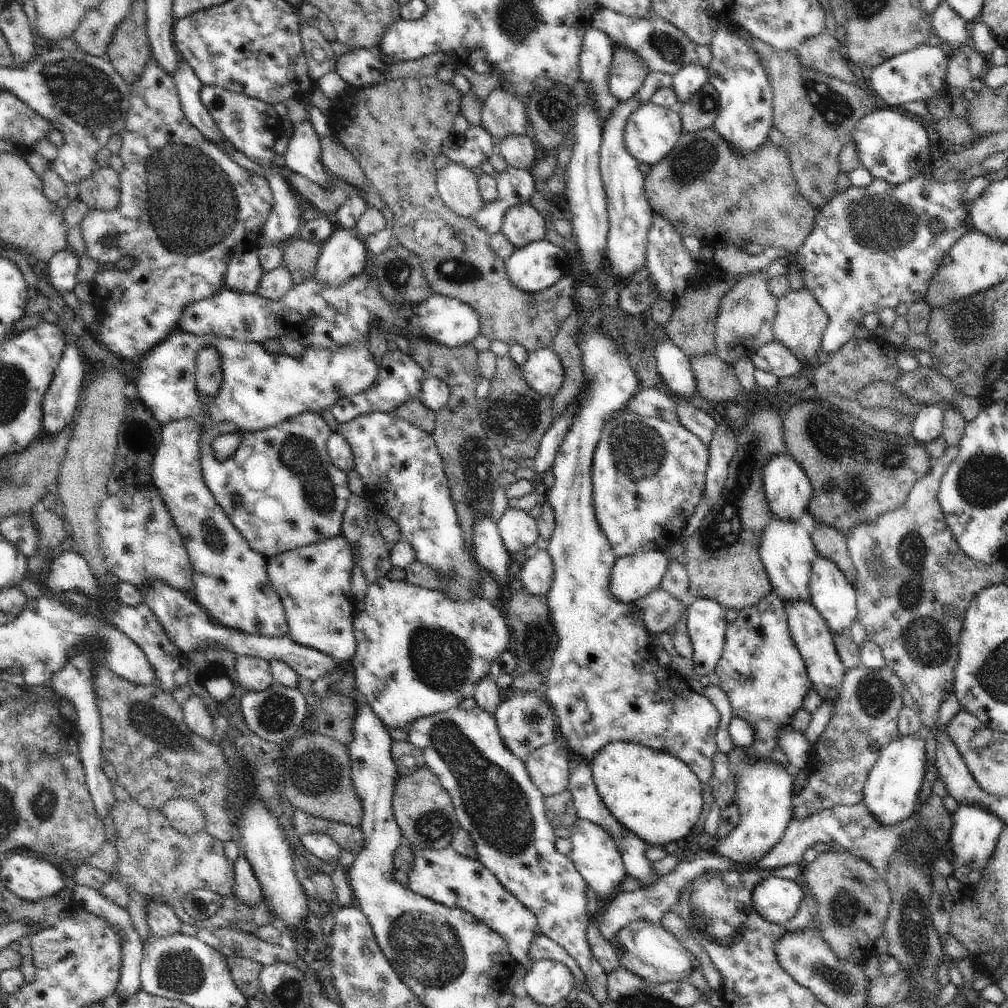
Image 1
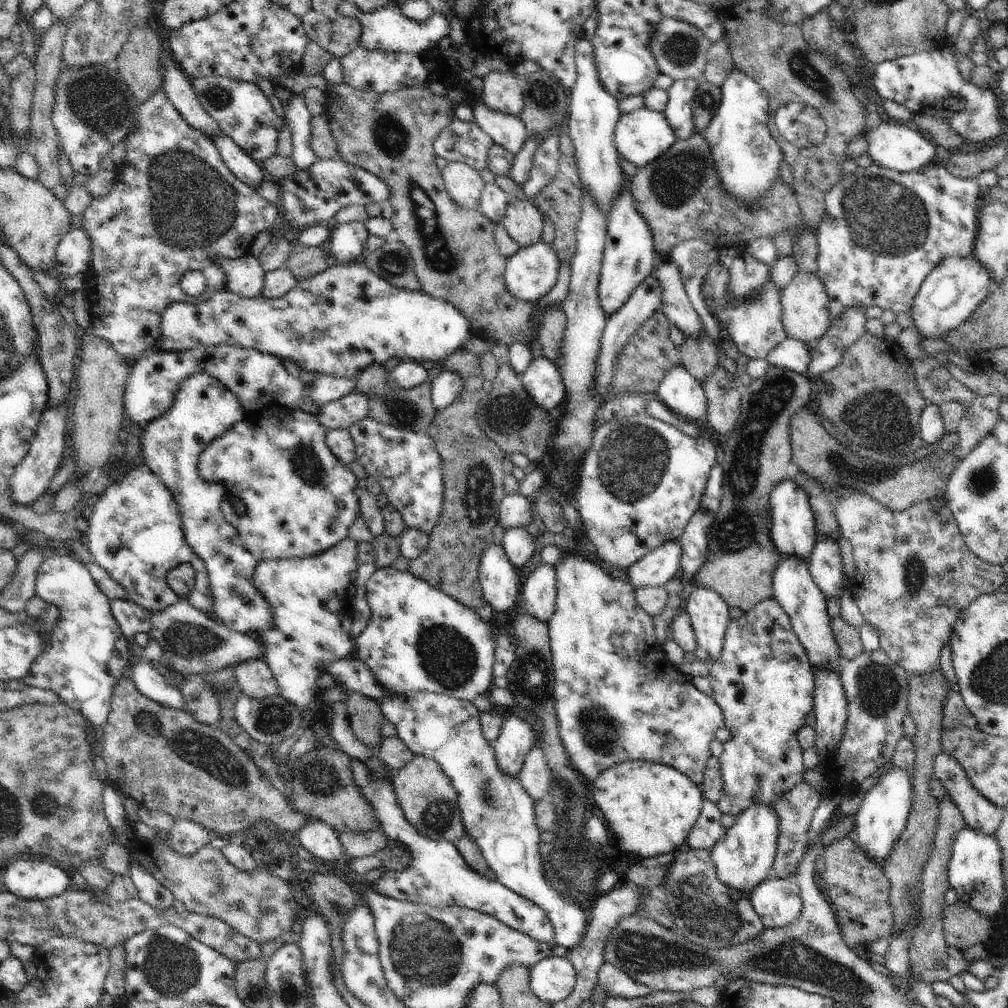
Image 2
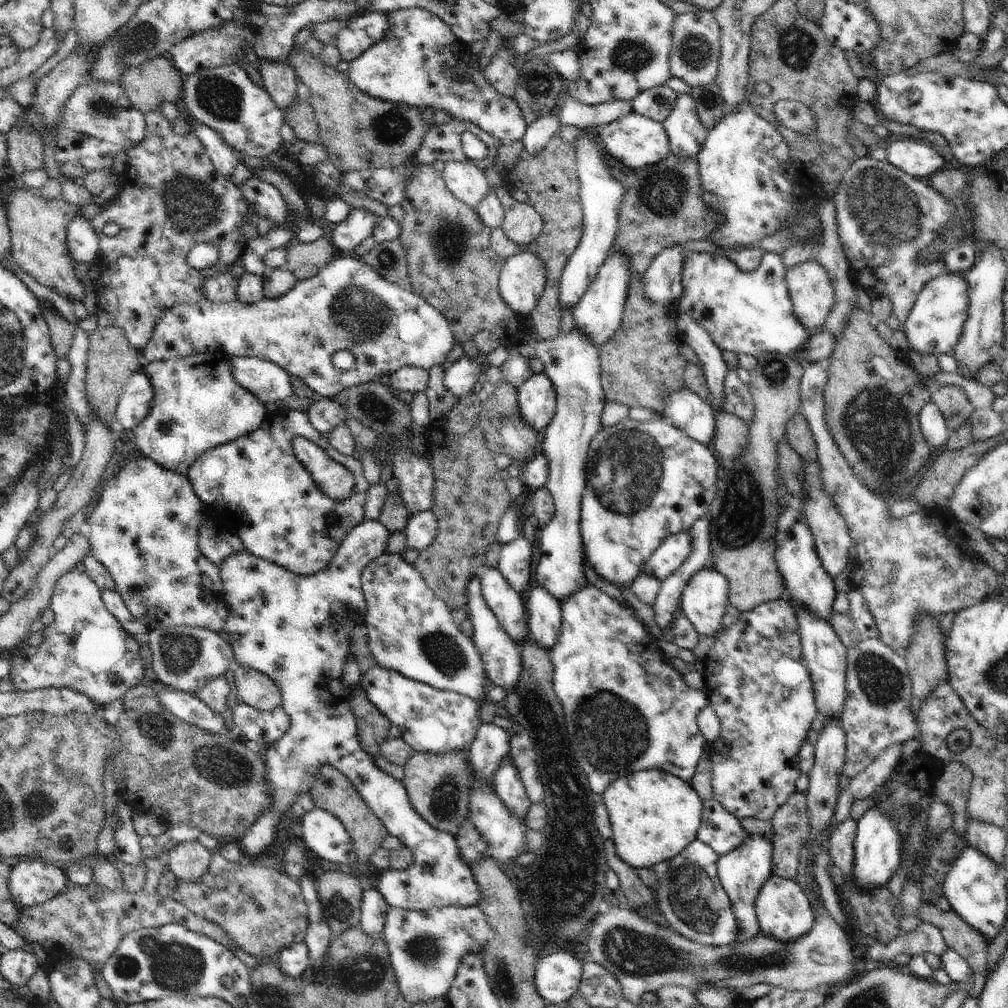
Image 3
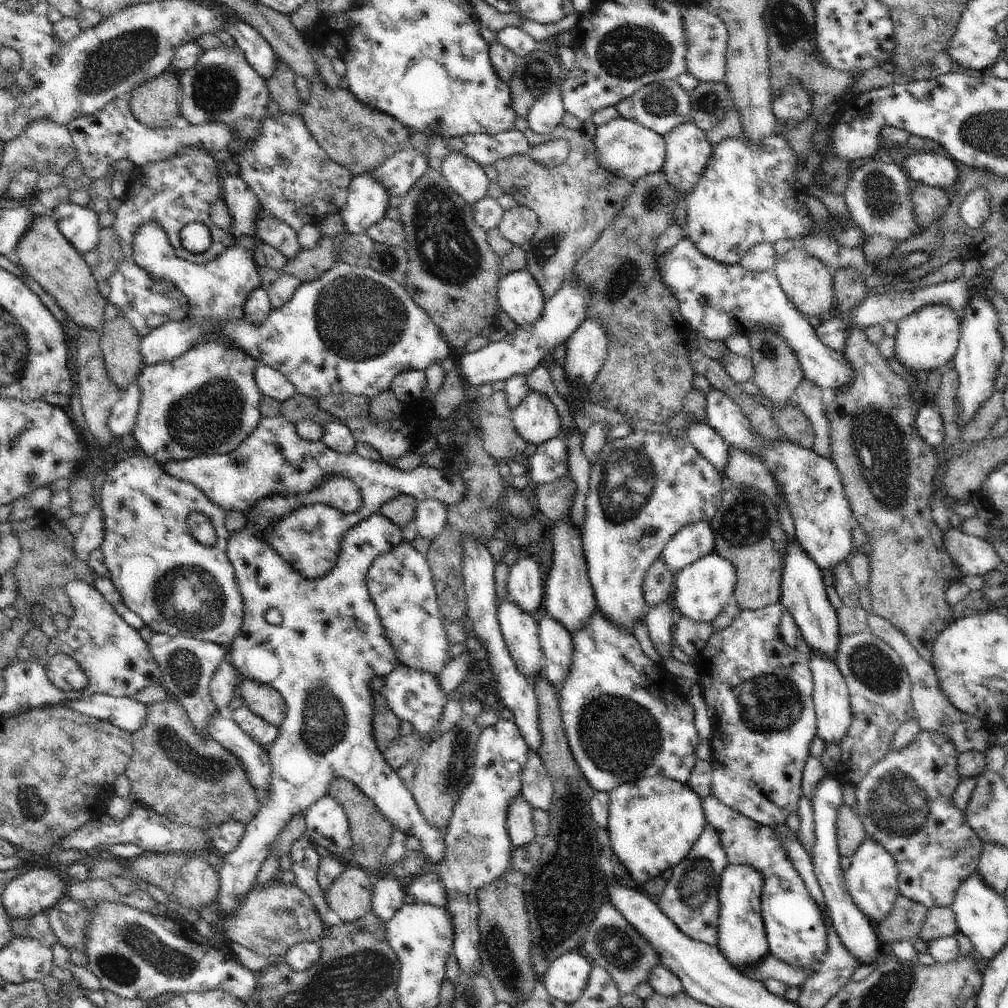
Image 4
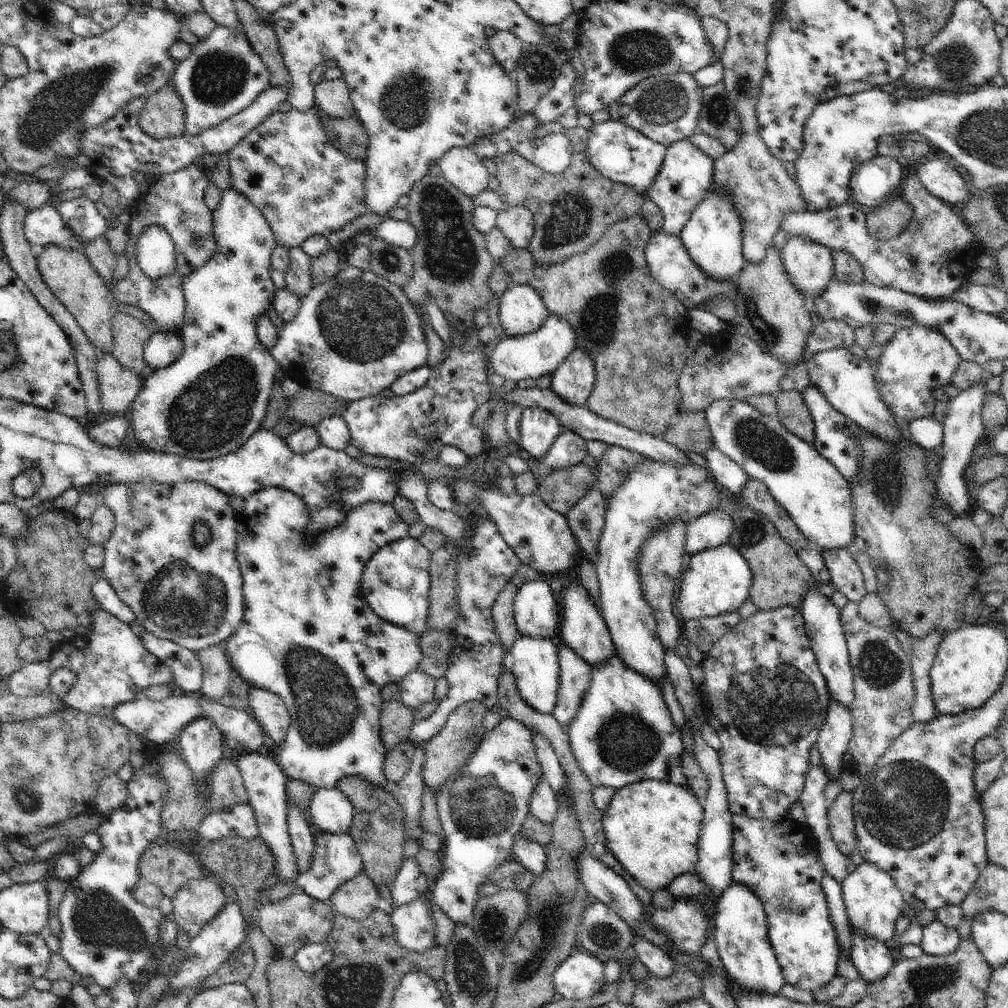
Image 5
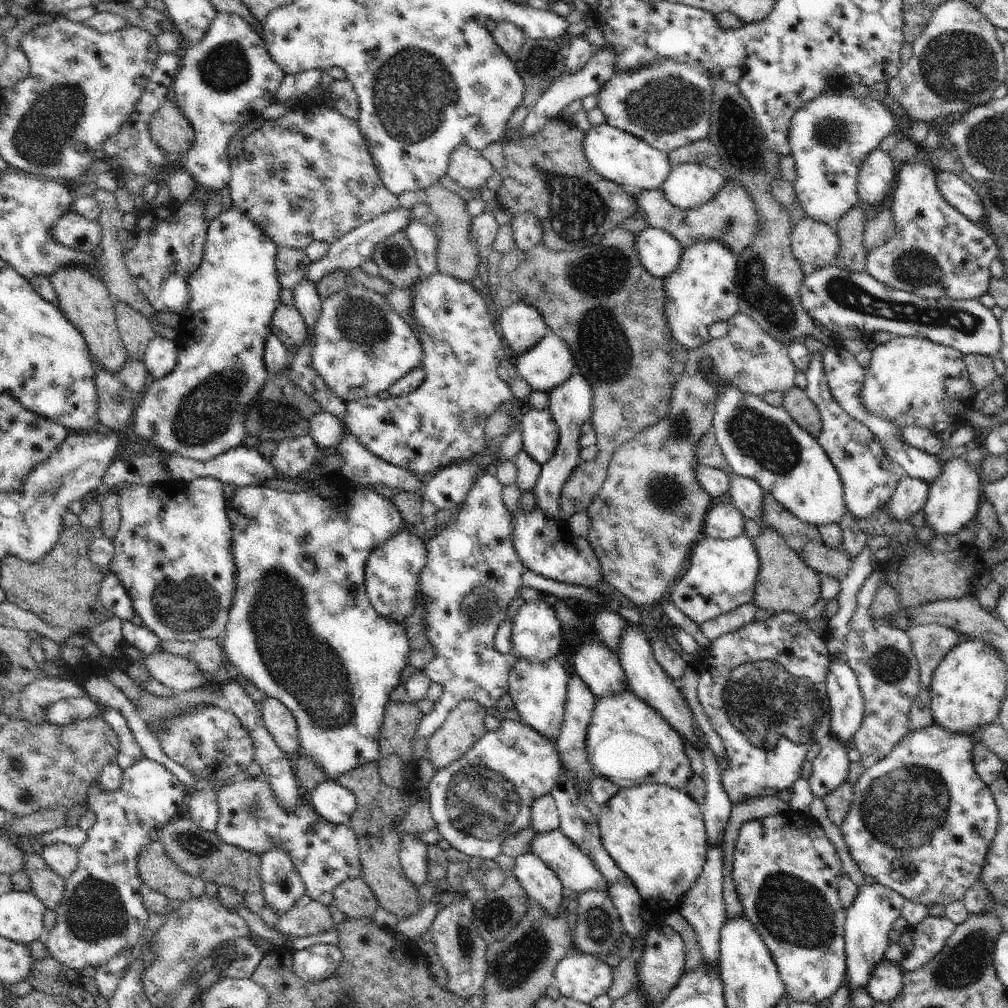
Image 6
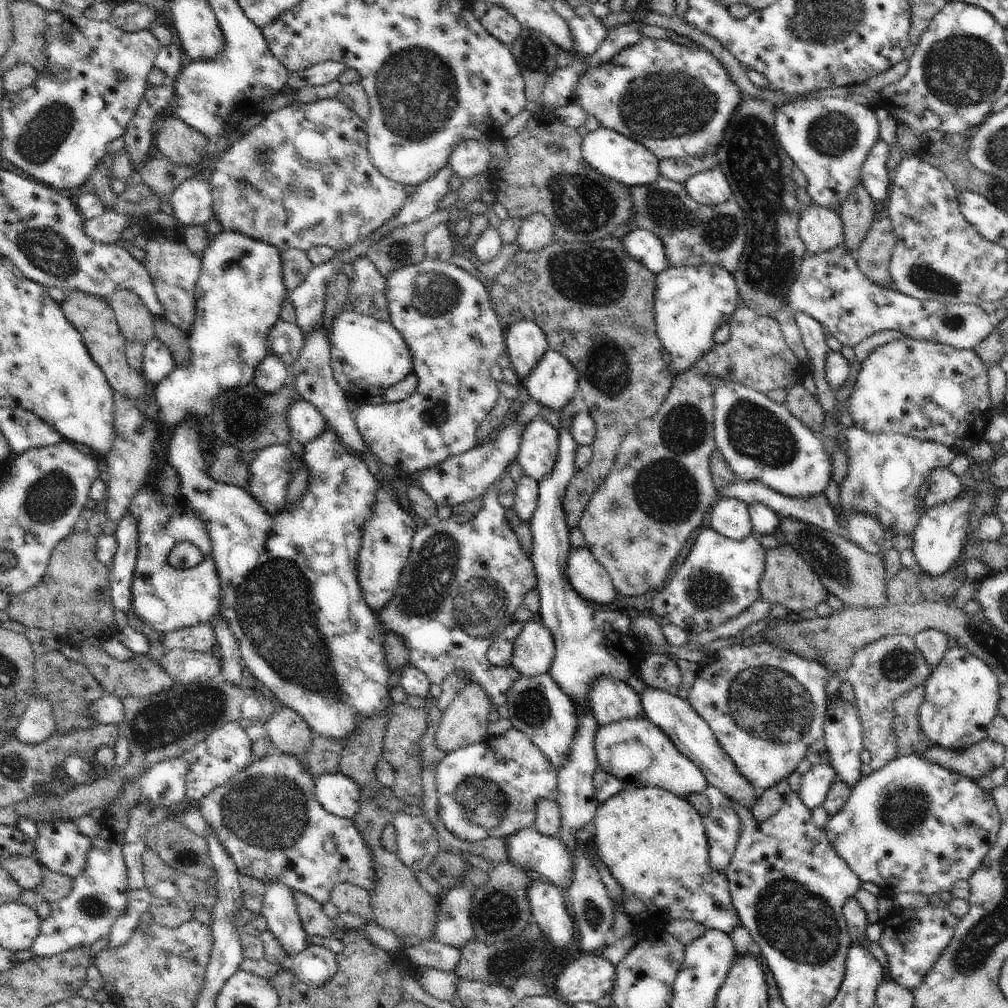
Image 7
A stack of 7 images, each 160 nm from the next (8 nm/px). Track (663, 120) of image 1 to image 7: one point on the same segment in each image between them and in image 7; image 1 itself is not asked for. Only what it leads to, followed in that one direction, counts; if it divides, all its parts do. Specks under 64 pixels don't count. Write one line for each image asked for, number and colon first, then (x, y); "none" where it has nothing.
2: (641, 136)
3: (636, 141)
4: (628, 149)
5: (620, 153)
6: (616, 155)
7: (616, 156)

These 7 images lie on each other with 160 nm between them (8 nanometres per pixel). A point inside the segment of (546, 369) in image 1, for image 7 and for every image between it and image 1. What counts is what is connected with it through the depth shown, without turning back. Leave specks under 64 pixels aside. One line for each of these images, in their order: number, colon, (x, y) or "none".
2: (542, 380)
3: (537, 398)
4: (536, 419)
5: (539, 429)
6: (540, 433)
7: (538, 451)

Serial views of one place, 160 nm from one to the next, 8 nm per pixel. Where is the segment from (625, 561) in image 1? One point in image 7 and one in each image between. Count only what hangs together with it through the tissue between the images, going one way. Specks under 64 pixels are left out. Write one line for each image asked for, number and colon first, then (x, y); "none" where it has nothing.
2: (655, 569)
3: (672, 553)
4: (694, 541)
5: (714, 529)
6: (723, 521)
7: (729, 516)

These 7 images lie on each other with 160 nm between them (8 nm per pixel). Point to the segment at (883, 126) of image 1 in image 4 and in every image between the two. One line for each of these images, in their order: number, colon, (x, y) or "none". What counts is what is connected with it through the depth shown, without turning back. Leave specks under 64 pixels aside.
2: (898, 147)
3: (917, 159)
4: (934, 170)

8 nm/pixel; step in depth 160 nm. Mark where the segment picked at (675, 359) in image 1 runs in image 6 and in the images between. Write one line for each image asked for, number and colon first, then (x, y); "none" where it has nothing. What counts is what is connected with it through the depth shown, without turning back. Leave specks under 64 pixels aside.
2: (681, 392)
3: (684, 408)
4: (701, 435)
5: (724, 470)
6: (747, 495)

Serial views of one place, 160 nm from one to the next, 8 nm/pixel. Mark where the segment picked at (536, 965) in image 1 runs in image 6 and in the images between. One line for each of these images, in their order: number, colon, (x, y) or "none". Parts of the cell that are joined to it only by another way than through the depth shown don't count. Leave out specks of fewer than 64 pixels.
2: (552, 979)
3: (557, 978)
4: (566, 978)
5: (581, 976)
6: (579, 976)

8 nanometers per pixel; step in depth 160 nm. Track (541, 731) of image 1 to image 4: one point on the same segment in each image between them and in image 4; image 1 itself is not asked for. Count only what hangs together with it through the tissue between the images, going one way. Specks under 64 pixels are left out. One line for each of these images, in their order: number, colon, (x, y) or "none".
2: (516, 738)
3: (507, 782)
4: (519, 822)

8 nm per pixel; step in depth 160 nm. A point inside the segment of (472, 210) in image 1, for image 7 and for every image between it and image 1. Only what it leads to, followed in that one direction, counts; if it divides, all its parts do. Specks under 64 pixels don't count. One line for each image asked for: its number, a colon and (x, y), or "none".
2: (464, 184)
3: (465, 182)
4: (464, 175)
5: (460, 167)
6: (468, 167)
7: (470, 157)

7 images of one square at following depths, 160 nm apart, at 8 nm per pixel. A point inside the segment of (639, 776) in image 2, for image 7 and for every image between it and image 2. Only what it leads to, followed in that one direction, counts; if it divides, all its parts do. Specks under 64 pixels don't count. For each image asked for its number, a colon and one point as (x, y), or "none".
3: (653, 814)
4: (653, 822)
5: (652, 828)
6: (656, 834)
7: (654, 843)

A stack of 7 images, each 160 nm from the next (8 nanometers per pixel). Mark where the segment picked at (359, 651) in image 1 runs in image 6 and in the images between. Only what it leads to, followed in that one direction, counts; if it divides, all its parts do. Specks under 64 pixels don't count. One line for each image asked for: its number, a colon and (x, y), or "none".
2: (418, 639)
3: (410, 630)
4: (399, 583)
5: (396, 581)
6: (392, 574)

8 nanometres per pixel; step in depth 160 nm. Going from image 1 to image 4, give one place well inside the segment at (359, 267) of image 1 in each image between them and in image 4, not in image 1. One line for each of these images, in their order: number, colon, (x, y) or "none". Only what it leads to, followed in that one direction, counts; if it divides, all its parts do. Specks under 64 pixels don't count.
2: (346, 243)
3: (359, 224)
4: (367, 202)

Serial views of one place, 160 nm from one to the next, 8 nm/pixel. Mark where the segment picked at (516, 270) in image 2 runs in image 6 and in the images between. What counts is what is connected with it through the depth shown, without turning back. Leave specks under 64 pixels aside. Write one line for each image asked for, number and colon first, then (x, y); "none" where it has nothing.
3: (522, 280)
4: (519, 295)
5: (522, 311)
6: (522, 325)

